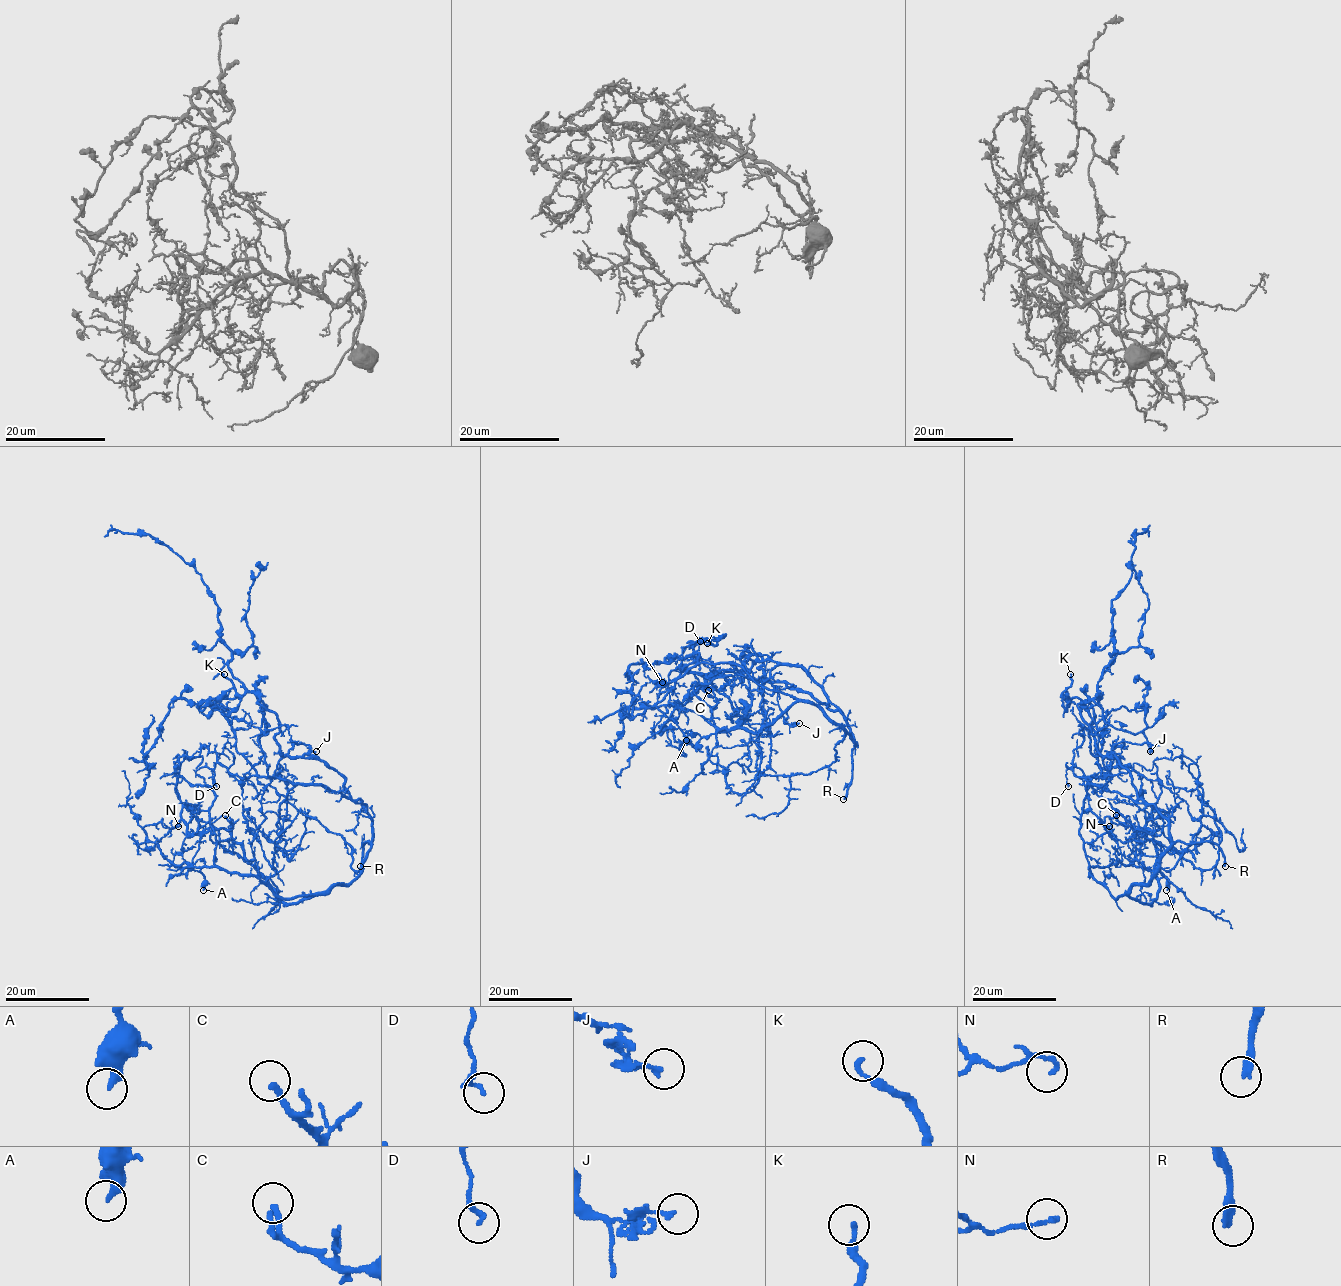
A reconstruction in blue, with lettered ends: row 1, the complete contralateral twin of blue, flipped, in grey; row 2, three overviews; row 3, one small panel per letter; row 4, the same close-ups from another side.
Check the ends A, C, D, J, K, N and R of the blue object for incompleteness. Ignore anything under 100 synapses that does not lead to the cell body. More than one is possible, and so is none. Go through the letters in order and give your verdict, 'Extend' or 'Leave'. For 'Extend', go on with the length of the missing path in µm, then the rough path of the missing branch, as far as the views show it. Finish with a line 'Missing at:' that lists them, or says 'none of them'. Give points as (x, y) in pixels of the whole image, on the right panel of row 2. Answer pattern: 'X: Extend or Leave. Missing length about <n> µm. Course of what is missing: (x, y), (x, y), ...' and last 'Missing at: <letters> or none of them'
A: Leave
C: Leave
D: Leave
J: Leave
K: Leave
N: Leave
R: Extend. Missing length about 35 µm. Course of what is missing: (1225, 866), (1211, 872), (1197, 863), (1180, 861), (1176, 866), (1177, 872), (1195, 891), (1173, 912)
Missing at: R

